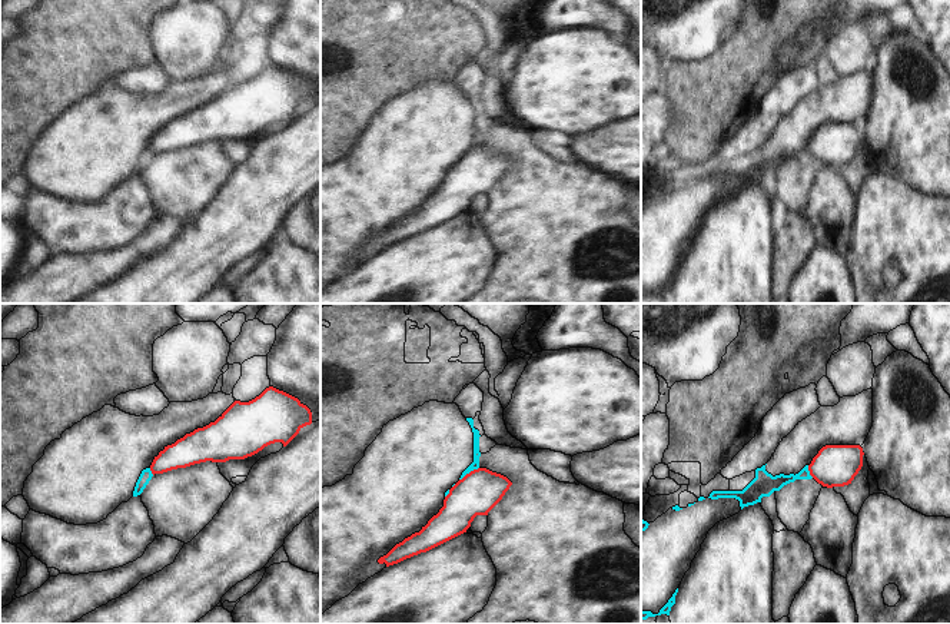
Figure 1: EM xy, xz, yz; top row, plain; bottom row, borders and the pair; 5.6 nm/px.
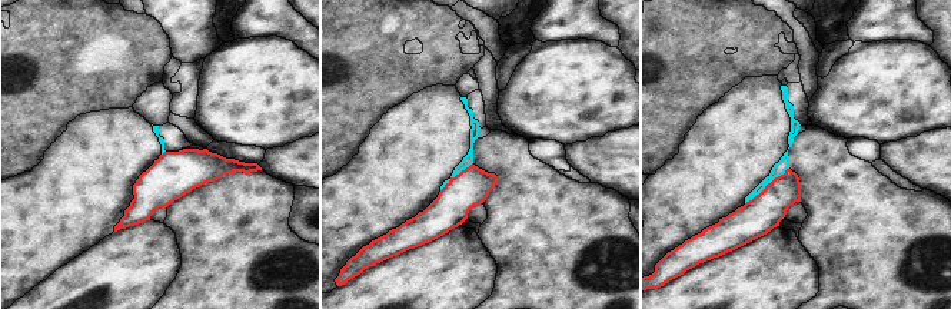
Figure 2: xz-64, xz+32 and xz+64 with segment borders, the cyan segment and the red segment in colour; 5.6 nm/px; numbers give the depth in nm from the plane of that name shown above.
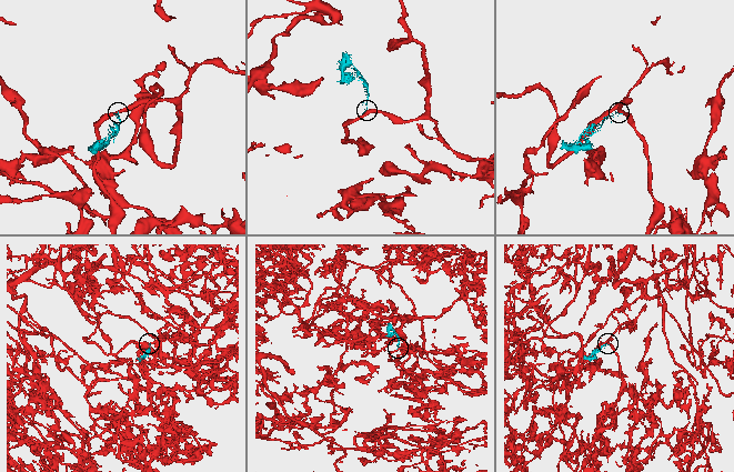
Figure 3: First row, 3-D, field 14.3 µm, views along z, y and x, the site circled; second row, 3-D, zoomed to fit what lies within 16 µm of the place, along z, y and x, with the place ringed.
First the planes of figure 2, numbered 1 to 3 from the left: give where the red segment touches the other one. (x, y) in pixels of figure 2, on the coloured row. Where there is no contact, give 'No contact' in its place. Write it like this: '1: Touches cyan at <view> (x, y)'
1: Touches cyan at xz-64 (163, 152)
2: Touches cyan at xz+32 (455, 175)
3: Touches cyan at xz+64 (767, 183).

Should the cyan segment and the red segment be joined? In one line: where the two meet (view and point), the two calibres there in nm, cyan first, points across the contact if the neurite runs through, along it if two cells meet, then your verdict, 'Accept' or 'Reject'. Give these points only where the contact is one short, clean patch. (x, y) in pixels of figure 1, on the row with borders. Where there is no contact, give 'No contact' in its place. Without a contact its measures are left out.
Touches cyan at xz (468, 473). Thickness 50 nm (cyan) against 240 nm. Boundary: xz (478, 467), (459, 480). Reject.

